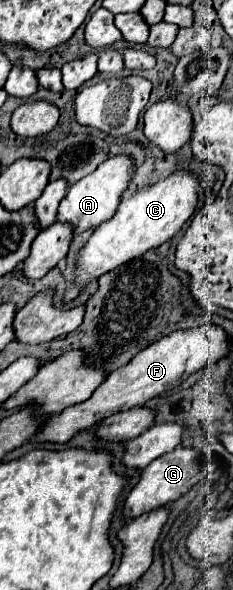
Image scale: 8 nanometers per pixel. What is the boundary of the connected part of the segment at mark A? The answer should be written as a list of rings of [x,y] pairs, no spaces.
[[[108,154],[104,162],[98,164],[98,168],[84,176],[80,182],[68,188],[68,194],[64,196],[56,220],[60,222],[70,222],[76,228],[76,234],[88,230],[90,226],[100,226],[102,222],[110,220],[120,204],[122,192],[128,188],[136,174],[136,164],[130,154]]]

